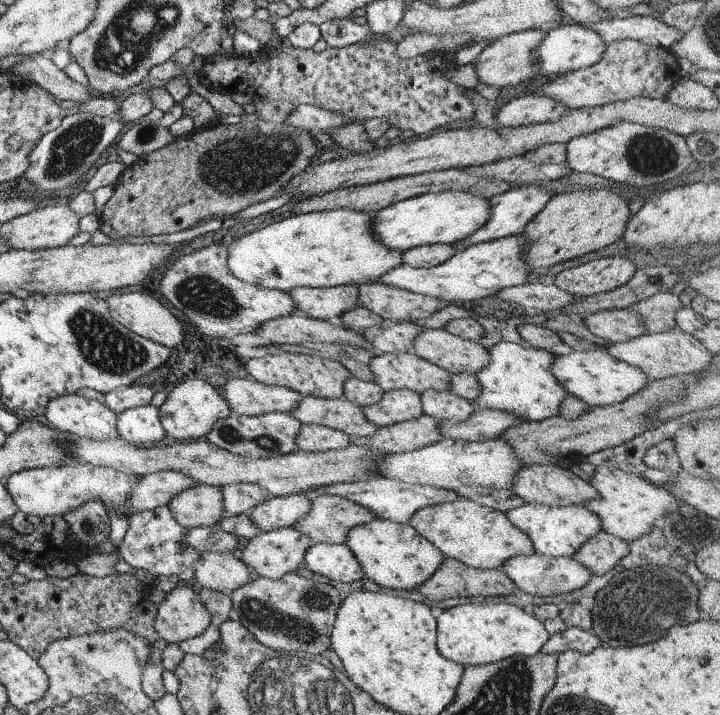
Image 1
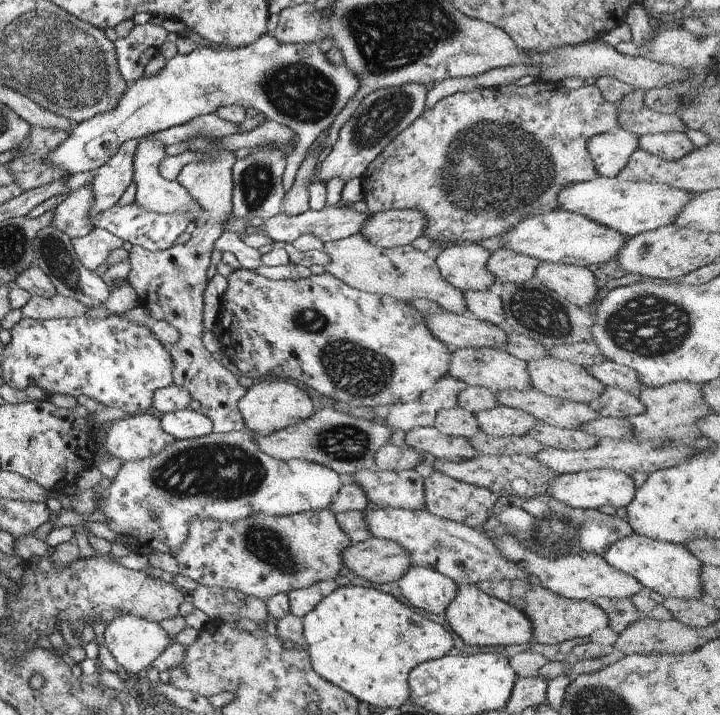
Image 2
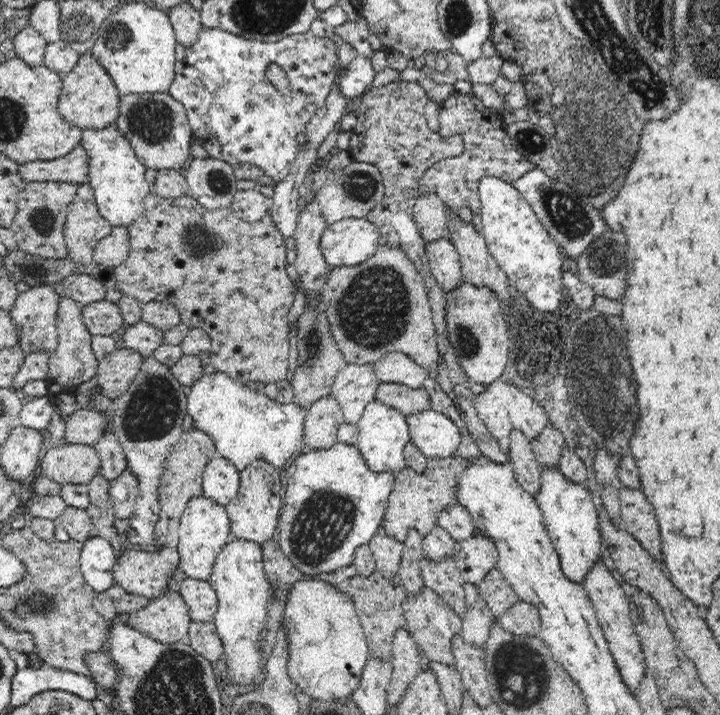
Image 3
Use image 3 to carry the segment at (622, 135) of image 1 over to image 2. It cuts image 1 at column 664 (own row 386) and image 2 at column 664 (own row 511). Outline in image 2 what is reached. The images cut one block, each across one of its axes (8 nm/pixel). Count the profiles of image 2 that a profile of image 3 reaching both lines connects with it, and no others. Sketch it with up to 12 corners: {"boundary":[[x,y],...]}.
{"boundary":[[686,133],[640,135],[638,146],[664,160],[695,149]]}

